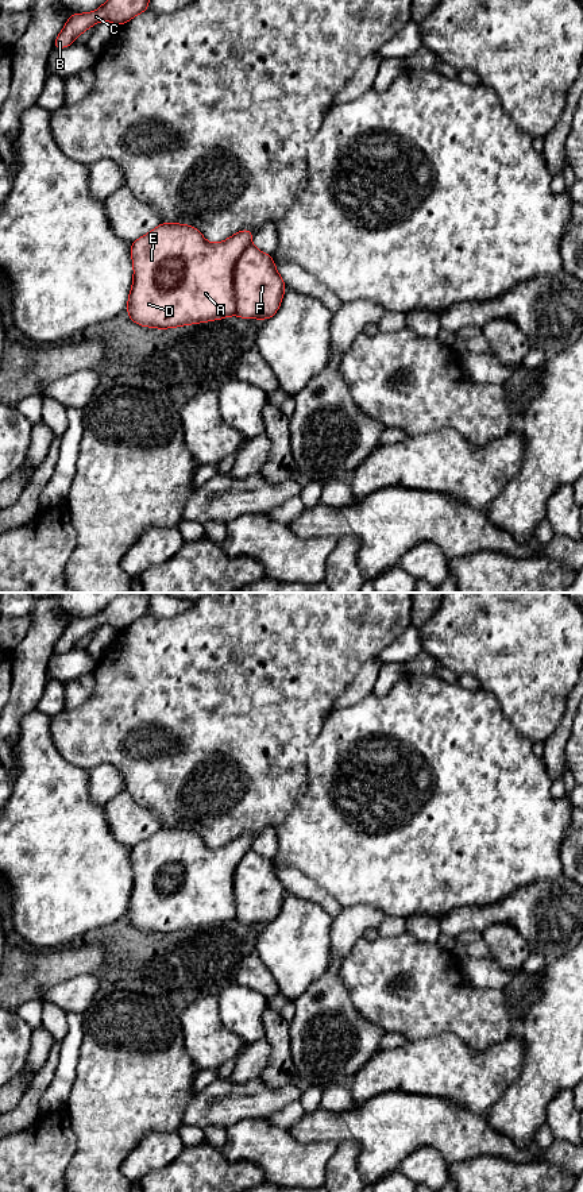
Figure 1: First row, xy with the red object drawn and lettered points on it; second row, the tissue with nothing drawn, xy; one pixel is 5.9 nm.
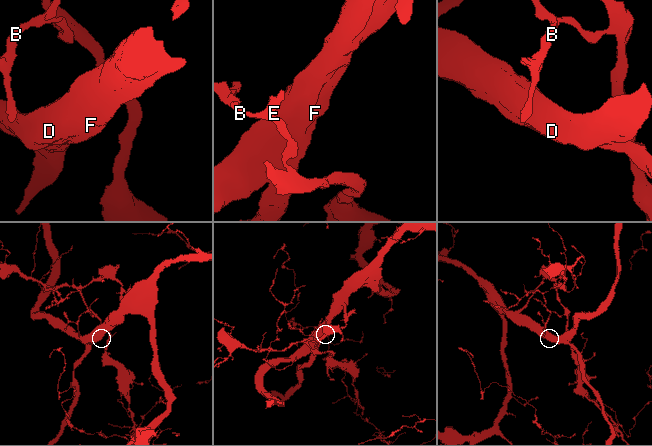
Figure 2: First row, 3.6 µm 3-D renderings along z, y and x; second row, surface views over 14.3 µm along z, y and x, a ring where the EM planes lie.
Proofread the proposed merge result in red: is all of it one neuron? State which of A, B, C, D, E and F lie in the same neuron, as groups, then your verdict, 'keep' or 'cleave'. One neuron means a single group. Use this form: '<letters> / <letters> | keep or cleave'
A B C D E F | keep

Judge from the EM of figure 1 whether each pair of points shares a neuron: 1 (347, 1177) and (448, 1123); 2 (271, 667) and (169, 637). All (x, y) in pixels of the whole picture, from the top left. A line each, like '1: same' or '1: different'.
1: different
2: same

